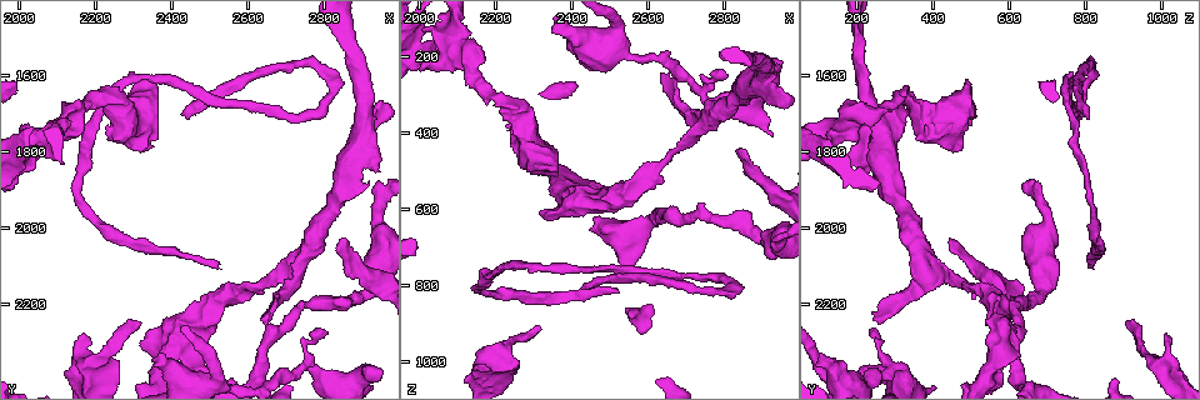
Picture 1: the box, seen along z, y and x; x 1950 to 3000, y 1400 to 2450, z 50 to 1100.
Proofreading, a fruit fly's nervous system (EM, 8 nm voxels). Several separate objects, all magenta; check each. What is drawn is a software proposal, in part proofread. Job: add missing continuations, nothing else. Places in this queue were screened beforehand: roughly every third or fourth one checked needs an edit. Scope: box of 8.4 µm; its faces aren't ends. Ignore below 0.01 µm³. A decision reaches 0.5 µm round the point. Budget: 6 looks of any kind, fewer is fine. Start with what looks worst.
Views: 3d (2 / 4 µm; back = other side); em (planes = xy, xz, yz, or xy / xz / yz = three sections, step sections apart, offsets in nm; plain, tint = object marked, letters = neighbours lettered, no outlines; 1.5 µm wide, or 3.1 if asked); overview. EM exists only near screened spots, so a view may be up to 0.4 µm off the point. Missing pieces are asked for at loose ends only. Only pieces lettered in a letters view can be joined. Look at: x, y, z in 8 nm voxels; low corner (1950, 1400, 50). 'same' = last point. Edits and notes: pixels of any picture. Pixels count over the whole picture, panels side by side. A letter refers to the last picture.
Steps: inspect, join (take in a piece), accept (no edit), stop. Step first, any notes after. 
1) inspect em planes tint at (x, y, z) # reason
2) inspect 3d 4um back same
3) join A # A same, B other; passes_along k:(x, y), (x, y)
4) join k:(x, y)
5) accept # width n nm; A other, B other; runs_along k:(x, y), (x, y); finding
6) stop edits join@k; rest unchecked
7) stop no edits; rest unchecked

inspect em planes letters at (2805, 2270, 250) # thin end

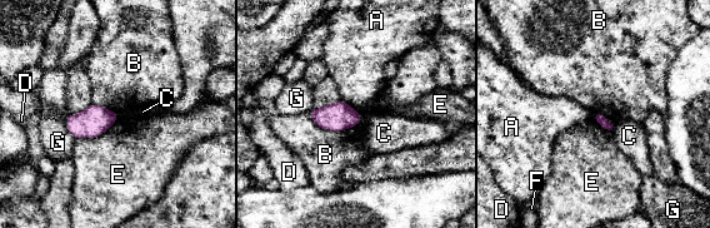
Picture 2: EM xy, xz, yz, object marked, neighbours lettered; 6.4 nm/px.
accept # longest_contact B 360 nm; A other, B other, C other, D other, E other, F other, G other; border 2:(306, 114), (333, 130), (363, 119); no lettered piece goes on from it

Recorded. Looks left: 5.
inspect em yz step 4 tint at (2310, 2250, 900) # an open end

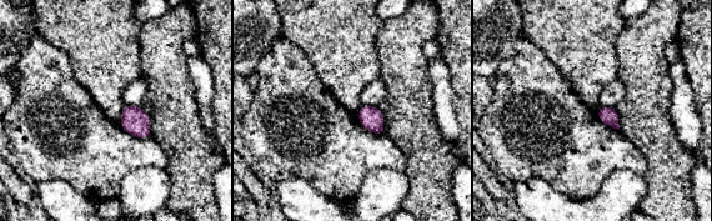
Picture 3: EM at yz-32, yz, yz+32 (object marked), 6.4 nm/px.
inspect em planes letters same

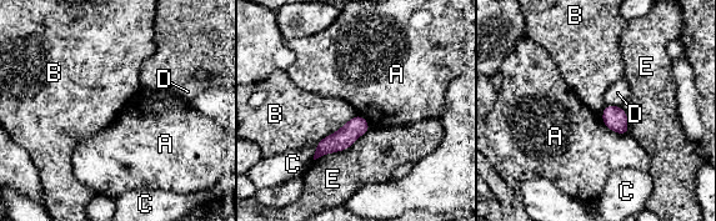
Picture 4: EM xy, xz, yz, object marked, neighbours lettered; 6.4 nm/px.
accept # A other, B other, C other, D other, E other; runs_along 4:(365, 125), (318, 154); no lettered piece goes on from it

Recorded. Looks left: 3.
inspect 3d 2um at (2720, 2150, 415) # branch stops here

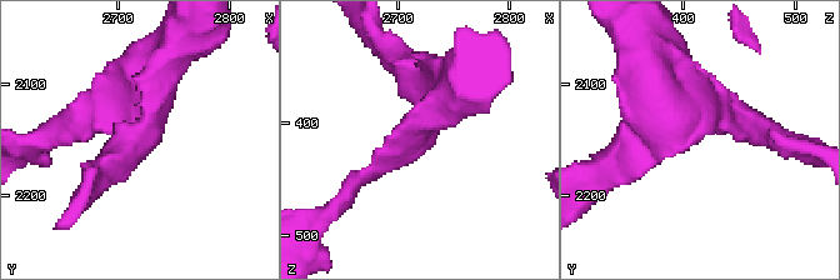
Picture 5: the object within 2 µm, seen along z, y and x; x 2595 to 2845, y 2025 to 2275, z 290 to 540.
inspect em planes tint at (2718, 2152, 414)

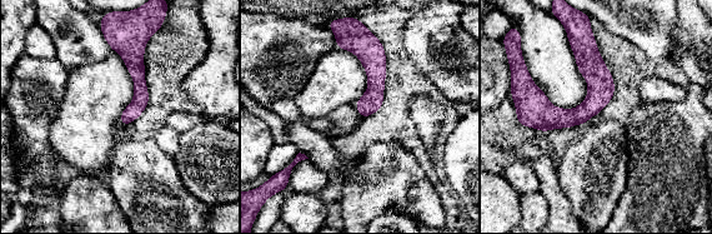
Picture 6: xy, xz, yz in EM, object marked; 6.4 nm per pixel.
inspect em planes letters same # what lies round it

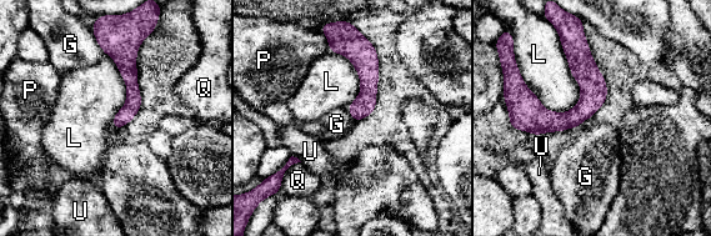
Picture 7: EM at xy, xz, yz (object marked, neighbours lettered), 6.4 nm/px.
accept # G other, L other, P other, Q other, U other; border 7:(94, 35), (98, 45), (105, 53); no lettered piece goes on from it

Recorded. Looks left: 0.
stop no edits; rest unchecked

